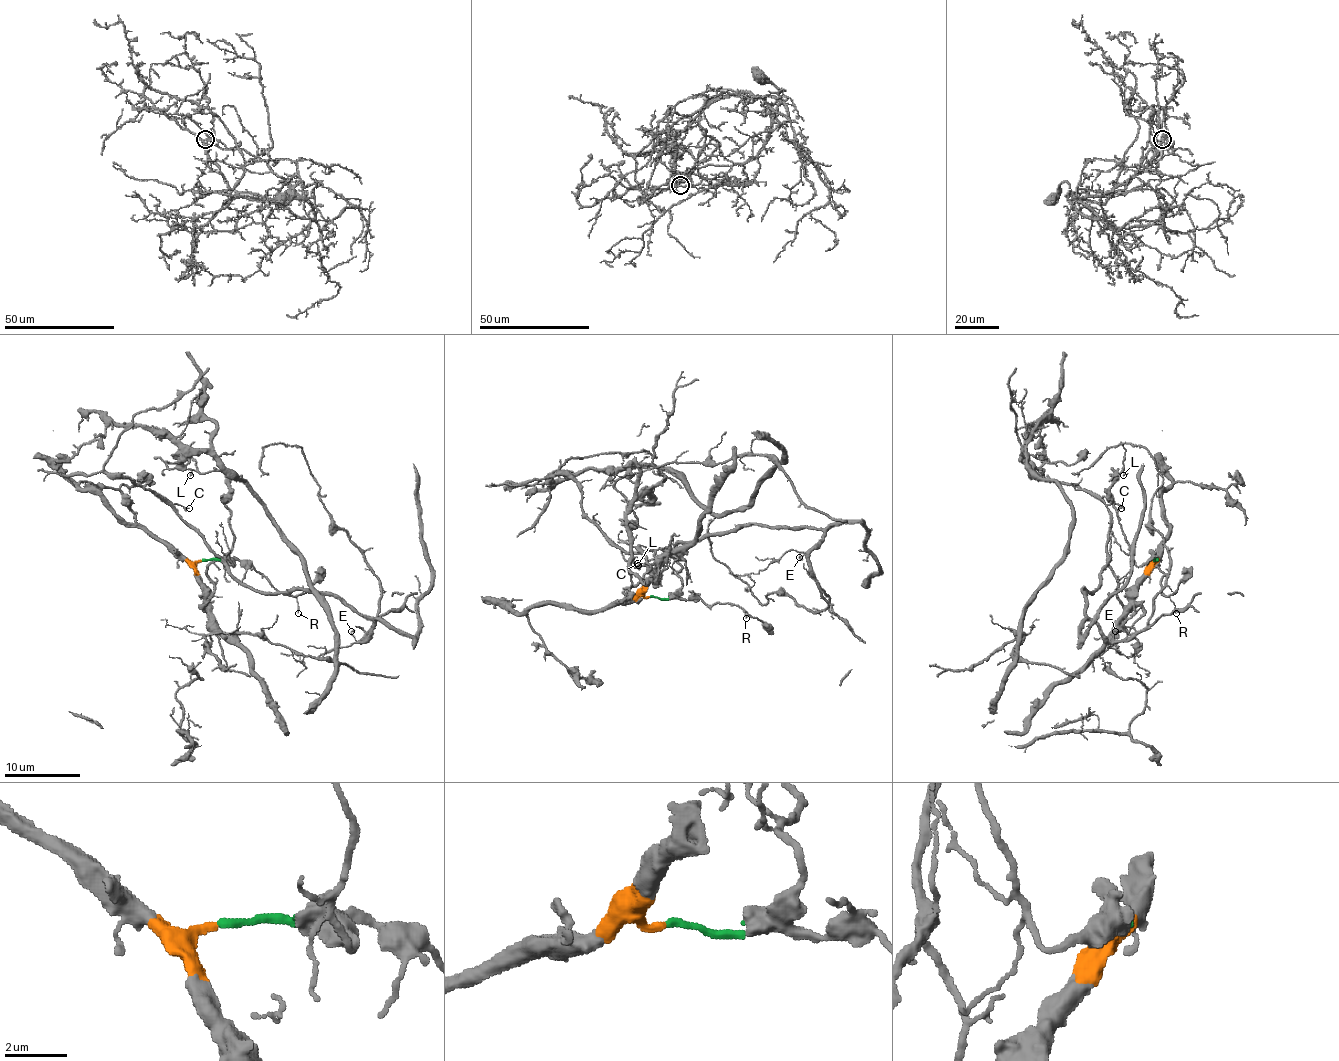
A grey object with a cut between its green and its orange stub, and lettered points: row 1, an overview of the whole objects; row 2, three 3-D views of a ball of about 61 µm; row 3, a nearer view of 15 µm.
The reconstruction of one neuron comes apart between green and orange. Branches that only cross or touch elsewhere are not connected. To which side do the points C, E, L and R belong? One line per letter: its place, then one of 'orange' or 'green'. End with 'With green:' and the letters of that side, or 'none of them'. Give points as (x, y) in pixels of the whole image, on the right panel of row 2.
C: at (1121, 508); orange
E: at (1115, 631); orange
L: at (1123, 475); green
R: at (1176, 613); green
With green: L, R

